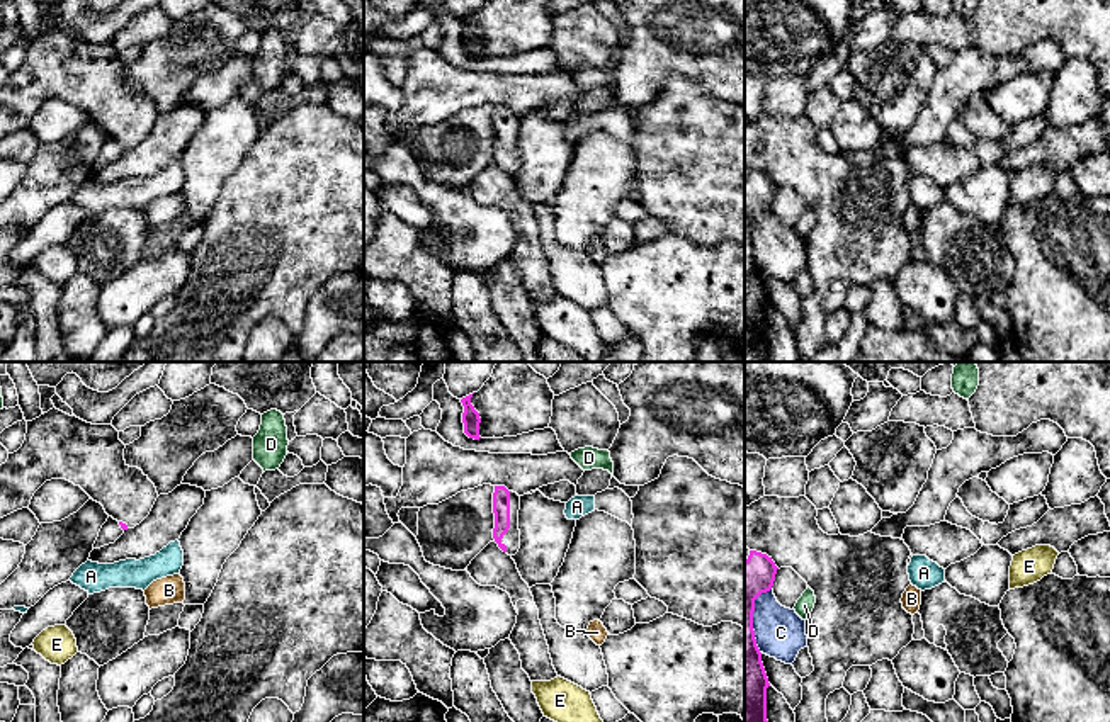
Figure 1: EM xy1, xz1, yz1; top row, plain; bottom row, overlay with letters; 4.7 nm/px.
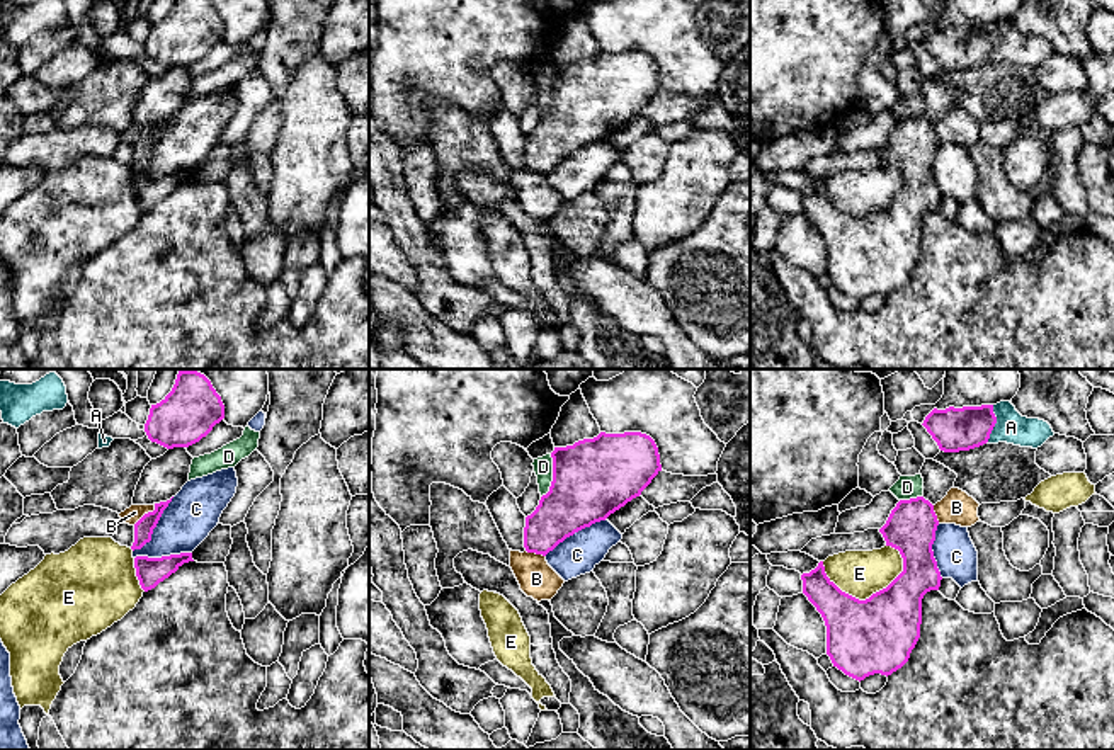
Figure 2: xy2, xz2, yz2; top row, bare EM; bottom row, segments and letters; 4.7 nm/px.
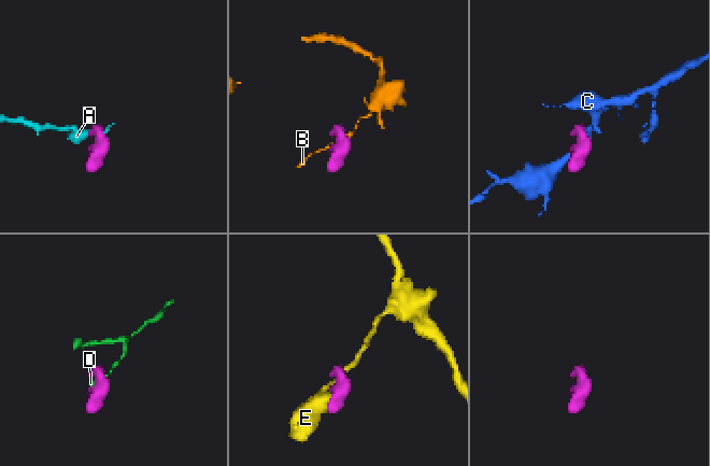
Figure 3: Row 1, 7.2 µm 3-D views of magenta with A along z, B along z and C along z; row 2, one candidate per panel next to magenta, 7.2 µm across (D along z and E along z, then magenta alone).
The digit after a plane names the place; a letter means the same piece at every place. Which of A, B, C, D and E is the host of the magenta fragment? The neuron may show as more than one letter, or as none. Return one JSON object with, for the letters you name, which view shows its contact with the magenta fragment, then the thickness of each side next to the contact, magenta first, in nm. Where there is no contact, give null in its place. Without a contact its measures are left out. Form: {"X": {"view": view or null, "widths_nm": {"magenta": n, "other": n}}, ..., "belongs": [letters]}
{"belongs": []}

